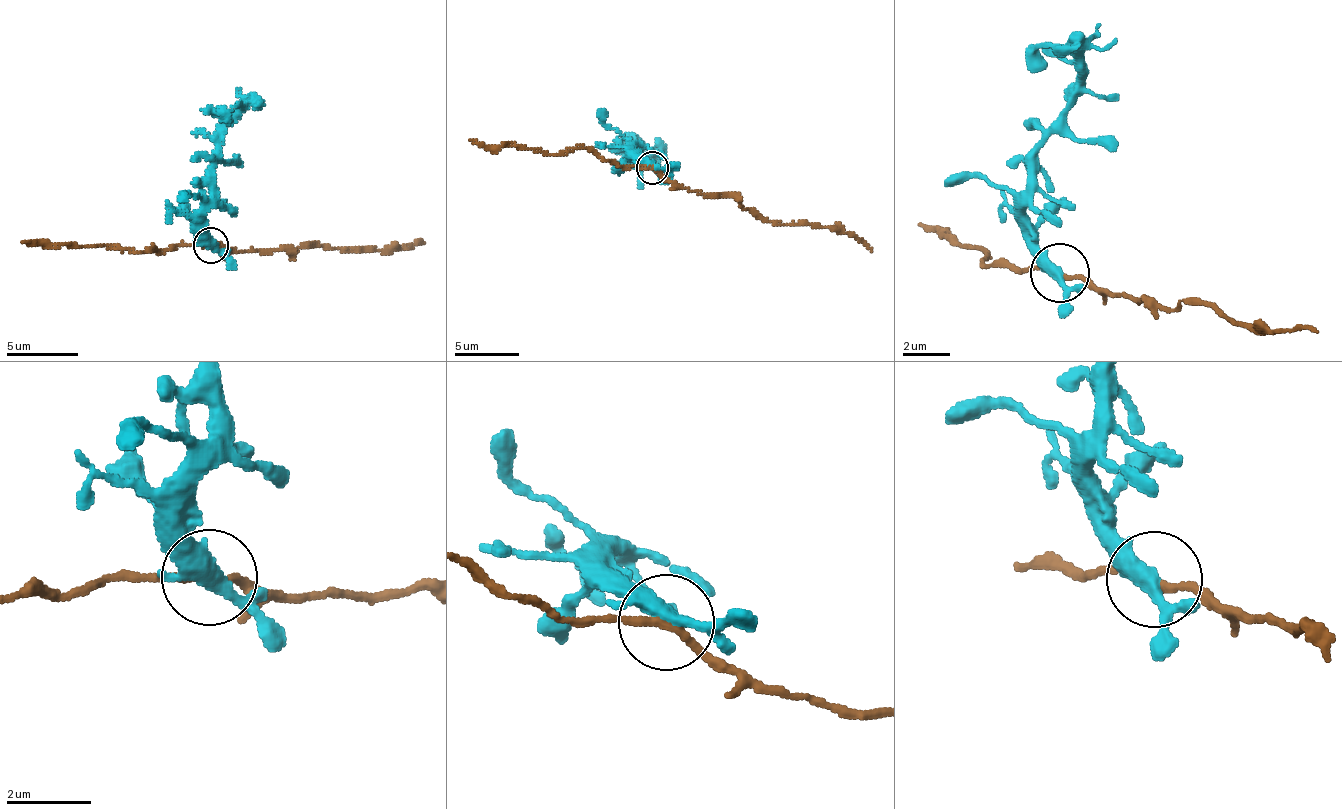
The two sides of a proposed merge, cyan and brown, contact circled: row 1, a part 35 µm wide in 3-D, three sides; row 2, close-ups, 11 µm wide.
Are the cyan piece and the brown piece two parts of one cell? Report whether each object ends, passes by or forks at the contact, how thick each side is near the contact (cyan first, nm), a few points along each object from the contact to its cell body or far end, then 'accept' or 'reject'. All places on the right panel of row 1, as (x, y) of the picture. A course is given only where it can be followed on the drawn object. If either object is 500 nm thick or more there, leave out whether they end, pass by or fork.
cyan forks; brown passes by; calibres 320 and 200 nm; course cyan (1061, 271), (1039, 246), (1023, 194), (1031, 148), (1081, 80), (1069, 53), (1041, 46), (1031, 50), (1039, 54); course brown (1061, 271), (1143, 301), (1179, 303), (1225, 315), (1259, 331), (1320, 330); reject

